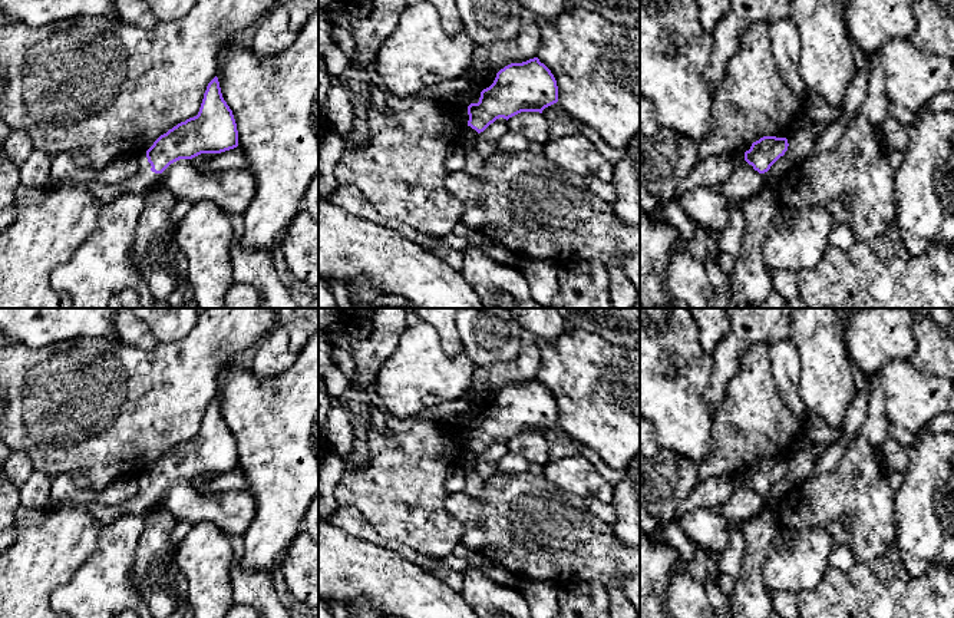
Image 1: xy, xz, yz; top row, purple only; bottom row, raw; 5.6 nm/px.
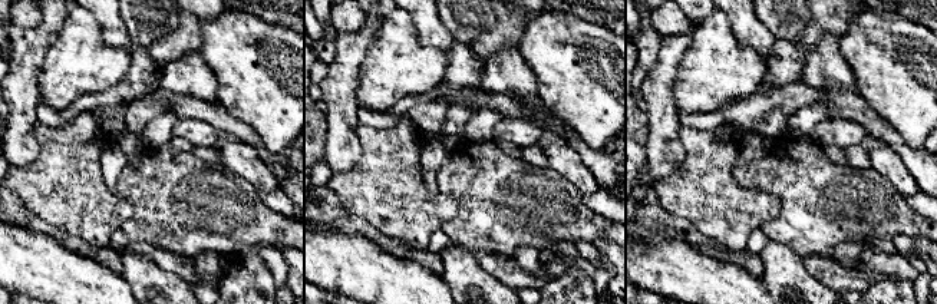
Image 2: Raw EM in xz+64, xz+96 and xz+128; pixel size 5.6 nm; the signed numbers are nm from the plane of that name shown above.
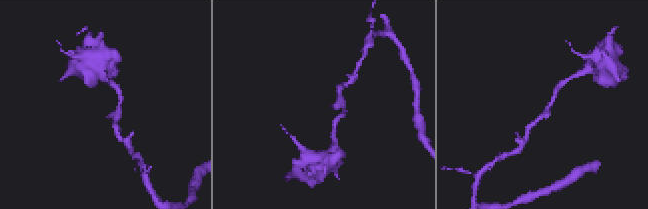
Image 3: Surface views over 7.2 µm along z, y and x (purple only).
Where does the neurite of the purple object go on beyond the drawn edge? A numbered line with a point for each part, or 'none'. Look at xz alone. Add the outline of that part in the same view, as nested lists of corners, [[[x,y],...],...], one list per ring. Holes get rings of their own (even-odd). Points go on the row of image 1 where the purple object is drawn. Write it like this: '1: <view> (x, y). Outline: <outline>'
1: xz (474, 98). Outline: [[[481,92],[479,93],[471,93],[471,95],[466,95],[461,99],[461,103],[462,103],[462,109],[463,109],[463,113],[465,113],[465,119],[469,120],[469,115],[468,115],[468,106],[471,103],[478,103],[479,102],[479,98],[481,98]]]

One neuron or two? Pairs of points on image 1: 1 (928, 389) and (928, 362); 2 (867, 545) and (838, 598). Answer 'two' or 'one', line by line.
1: two
2: two

